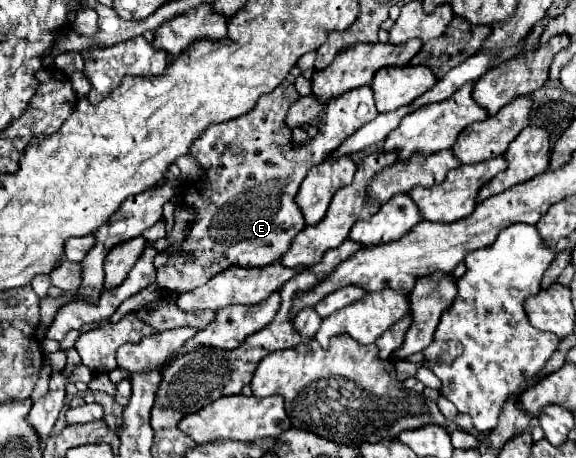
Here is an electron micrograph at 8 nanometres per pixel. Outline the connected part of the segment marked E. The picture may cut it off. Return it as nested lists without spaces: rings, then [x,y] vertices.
[[[285,80],[273,92],[261,96],[253,110],[235,120],[209,126],[191,144],[191,156],[201,164],[203,176],[197,182],[181,184],[181,202],[183,206],[191,206],[195,210],[195,220],[181,246],[173,246],[169,252],[169,262],[159,268],[157,284],[163,290],[181,294],[203,286],[205,280],[211,280],[215,274],[219,274],[223,268],[229,268],[231,264],[265,266],[275,258],[283,256],[297,232],[305,228],[305,218],[295,202],[295,194],[309,168],[321,164],[327,154],[335,152],[355,130],[359,130],[363,124],[371,122],[379,114],[373,102],[373,90],[369,86],[353,88],[349,92],[343,92],[341,96],[335,96],[327,104],[319,122],[319,134],[315,138],[307,138],[303,144],[295,144],[291,138],[291,128],[285,124],[290,106],[299,98],[299,94],[291,86],[293,84]]]

